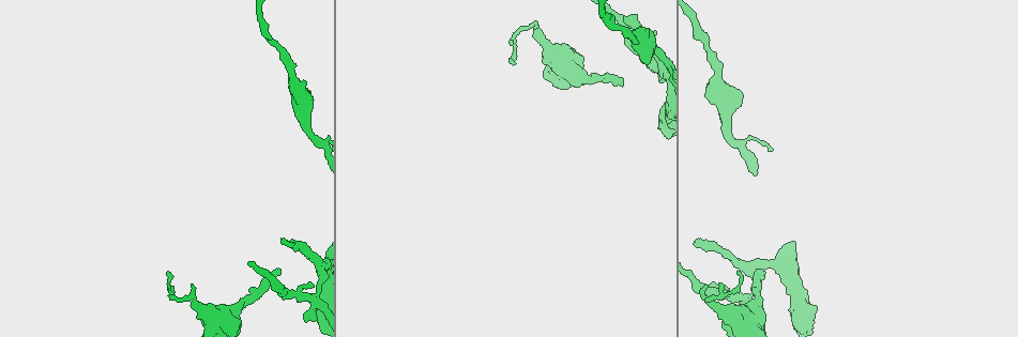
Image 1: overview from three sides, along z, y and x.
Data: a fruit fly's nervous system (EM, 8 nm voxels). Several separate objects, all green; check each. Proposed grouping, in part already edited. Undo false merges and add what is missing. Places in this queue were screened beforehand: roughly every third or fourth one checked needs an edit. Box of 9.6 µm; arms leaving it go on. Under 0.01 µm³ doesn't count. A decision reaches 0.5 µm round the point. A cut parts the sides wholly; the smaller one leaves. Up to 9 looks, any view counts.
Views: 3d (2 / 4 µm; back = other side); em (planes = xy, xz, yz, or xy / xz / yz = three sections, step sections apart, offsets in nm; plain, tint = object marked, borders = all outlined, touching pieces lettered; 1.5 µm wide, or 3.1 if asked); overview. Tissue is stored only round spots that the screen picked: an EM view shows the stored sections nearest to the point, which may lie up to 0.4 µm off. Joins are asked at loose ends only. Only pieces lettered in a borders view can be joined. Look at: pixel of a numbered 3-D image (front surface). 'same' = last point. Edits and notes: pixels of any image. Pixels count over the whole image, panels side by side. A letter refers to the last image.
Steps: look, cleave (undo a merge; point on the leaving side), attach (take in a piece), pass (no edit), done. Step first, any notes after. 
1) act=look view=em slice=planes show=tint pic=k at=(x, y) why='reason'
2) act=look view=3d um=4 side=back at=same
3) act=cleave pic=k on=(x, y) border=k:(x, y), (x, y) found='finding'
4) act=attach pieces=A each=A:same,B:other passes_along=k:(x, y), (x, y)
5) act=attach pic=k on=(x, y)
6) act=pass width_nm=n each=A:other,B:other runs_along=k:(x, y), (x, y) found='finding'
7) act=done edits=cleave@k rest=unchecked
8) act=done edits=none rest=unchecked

act=look view=em slice=planes show=borders pic=1 at=(624, 17) why='free end'

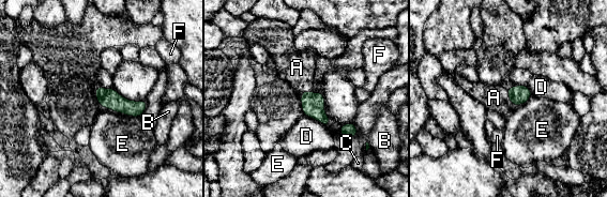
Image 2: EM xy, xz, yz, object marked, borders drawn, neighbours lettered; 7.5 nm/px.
act=attach pic=2 on=(494, 97) each=A:same,B:other,C:other,D:other,E:other,F:other found='the cell continues'

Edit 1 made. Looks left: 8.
act=look view=em slice=yz step=8 show=borders pic=1 at=(169, 273) why='free end'

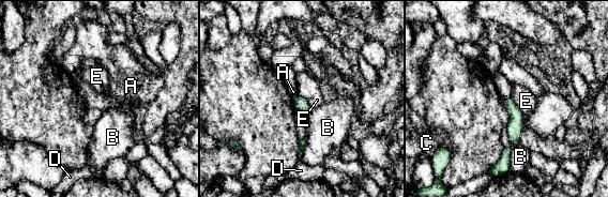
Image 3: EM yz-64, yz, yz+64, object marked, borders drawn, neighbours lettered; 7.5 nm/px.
act=look view=em slice=planes show=borders at=same why='another direction'

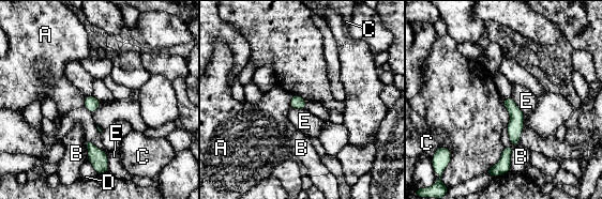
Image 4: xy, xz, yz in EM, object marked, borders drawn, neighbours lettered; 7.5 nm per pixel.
act=pass each=A:other,B:other,C:other,D:other,E:other border=4:(108, 152), (107, 172) found='no lettered piece goes on from it'

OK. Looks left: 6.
act=look view=overview why='redraw'

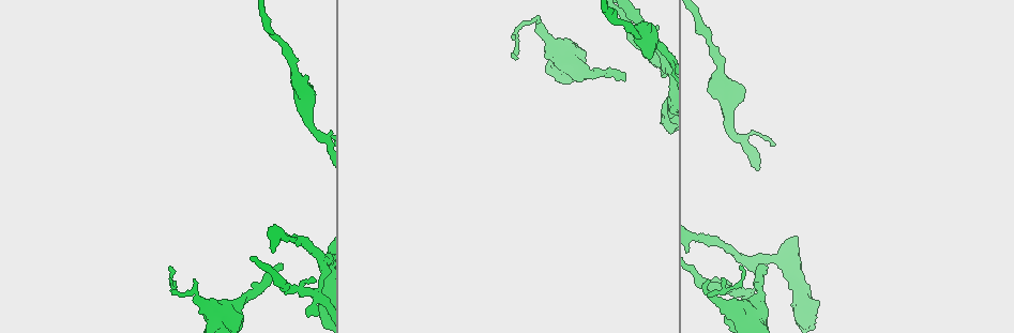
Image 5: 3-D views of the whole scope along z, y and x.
act=look view=3d um=2 side=back pic=5 at=(316, 292) why='abrupt turn'

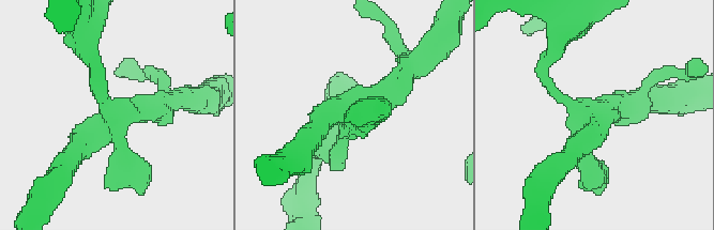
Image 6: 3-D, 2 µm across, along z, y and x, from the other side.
act=look view=em slice=planes show=borders pic=6 at=(109, 108)

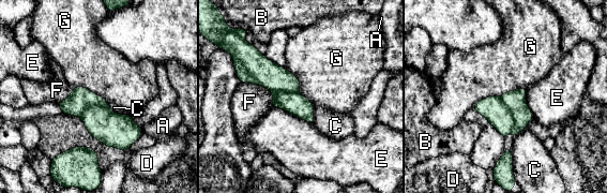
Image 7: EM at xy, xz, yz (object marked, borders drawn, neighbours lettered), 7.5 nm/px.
act=cleave pic=7 on=(492, 108) width_nm=220 each=A:other,B:other,C:other,D:other,E:other,F:other,G:other found='two cells meet here'

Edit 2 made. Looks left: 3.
act=done edits=attach@2,cleave@7 rest=unchecked

